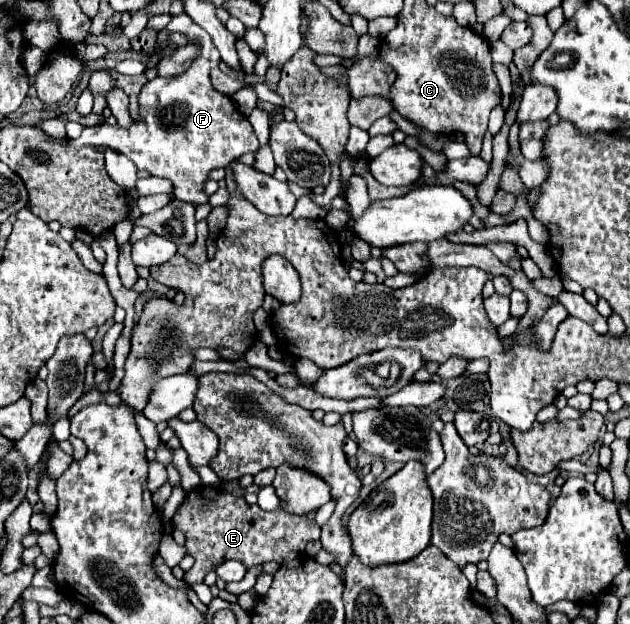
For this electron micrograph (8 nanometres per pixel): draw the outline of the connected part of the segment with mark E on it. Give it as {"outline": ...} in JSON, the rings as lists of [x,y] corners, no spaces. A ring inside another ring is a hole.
{"outline":[[[199,486],[187,492],[185,502],[173,516],[173,528],[185,534],[185,548],[195,558],[195,566],[185,572],[185,582],[203,582],[209,570],[215,570],[223,560],[239,560],[247,568],[261,566],[263,562],[293,560],[305,552],[307,542],[319,540],[319,526],[307,524],[305,520],[277,512],[265,512],[257,504],[247,504],[245,498],[227,494],[219,488]]]}

